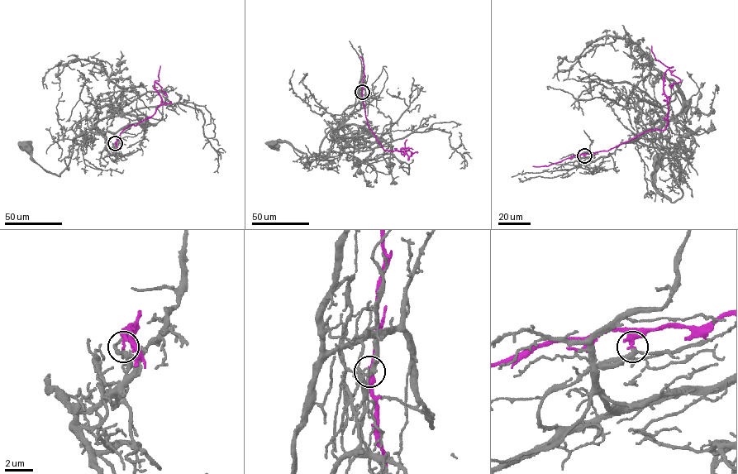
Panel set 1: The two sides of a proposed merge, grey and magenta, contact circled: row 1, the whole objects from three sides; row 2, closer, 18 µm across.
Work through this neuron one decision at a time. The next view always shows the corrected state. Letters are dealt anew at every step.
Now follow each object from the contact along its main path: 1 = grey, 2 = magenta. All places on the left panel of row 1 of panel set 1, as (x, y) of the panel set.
1: (115, 143), (111, 148), (101, 135), (92, 132), (75, 137), (70, 161), (59, 176), (40, 166), (25, 146)
2: (115, 143), (128, 126), (150, 117), (160, 103), (154, 86), (154, 82), (159, 80), (160, 65)

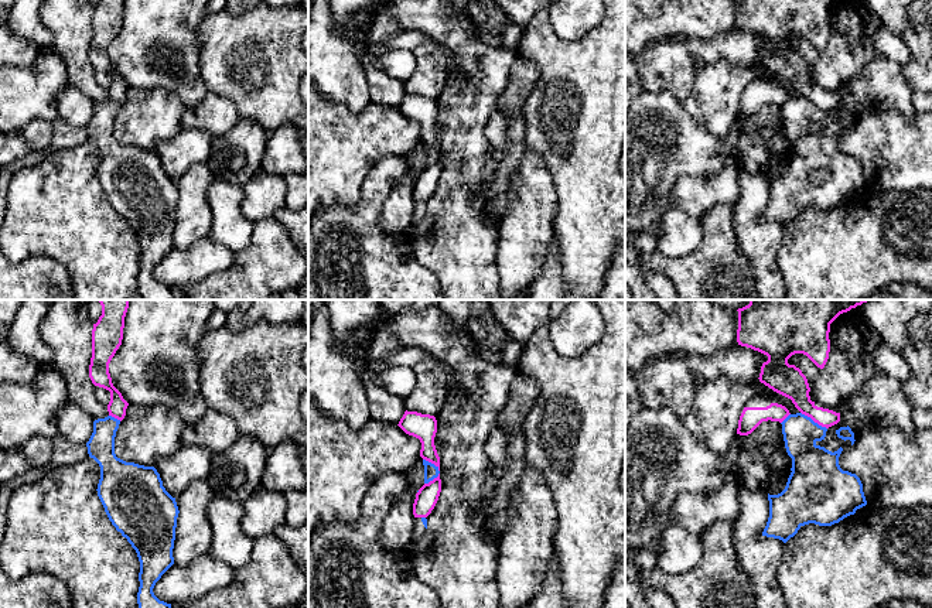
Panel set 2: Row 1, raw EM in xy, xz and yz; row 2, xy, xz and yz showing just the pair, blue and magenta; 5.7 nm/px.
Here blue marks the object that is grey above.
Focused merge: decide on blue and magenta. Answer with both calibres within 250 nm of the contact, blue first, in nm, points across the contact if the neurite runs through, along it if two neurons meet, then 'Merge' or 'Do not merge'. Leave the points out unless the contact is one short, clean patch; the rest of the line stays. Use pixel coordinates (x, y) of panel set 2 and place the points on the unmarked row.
Thickness 80 nm (blue) against 140 nm. Boundary: xz (423, 142), (430, 144), (439, 154), (427, 167). Do not merge

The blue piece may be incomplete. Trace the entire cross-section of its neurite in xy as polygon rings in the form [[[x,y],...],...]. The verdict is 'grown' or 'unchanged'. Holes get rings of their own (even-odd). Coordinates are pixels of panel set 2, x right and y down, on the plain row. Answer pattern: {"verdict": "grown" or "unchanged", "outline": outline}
{"verdict": "unchanged", "outline": [[[112,99],[95,103],[93,116],[86,126],[89,140],[100,150],[98,180],[112,208],[137,236],[140,245],[137,287],[141,300],[175,300],[171,287],[160,284],[154,279],[153,271],[174,247],[173,232],[180,194],[175,181],[165,174],[154,150],[126,146],[116,140],[115,120],[119,107],[120,103]]]}

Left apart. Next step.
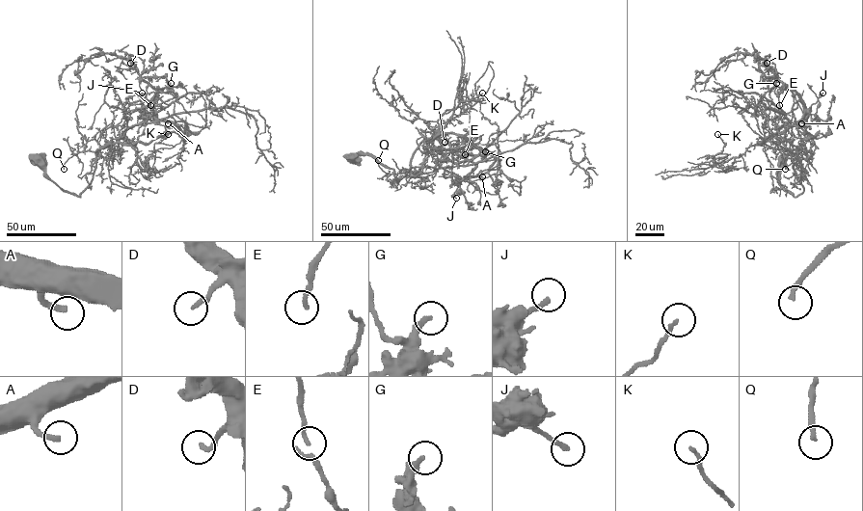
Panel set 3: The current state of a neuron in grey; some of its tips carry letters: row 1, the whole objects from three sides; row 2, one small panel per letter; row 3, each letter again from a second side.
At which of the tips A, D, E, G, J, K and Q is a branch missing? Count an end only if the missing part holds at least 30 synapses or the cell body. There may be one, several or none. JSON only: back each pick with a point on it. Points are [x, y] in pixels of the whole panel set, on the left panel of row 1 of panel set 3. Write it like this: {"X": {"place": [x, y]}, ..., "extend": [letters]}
{"A": {"place": [168, 123]}, "Q": {"place": [64, 169]}, "extend": ["A", "Q"]}

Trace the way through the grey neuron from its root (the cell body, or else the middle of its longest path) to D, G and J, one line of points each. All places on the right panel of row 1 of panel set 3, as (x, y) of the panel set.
D: (781, 160), (780, 183), (799, 195), (803, 186), (792, 154), (758, 144), (784, 132), (805, 110), (767, 63)
G: (781, 160), (780, 183), (799, 195), (792, 154), (758, 144), (805, 110), (795, 92), (777, 94), (776, 83)
J: (781, 160), (780, 183), (795, 197), (799, 195), (803, 186), (792, 154), (758, 142), (784, 132), (822, 93)

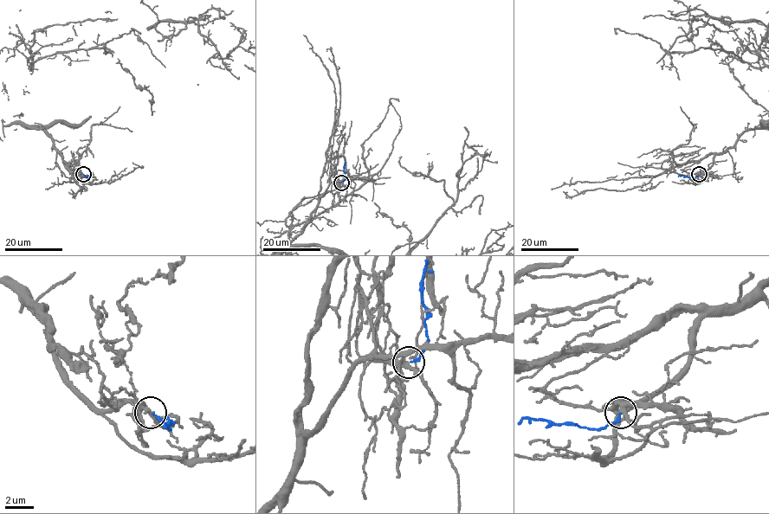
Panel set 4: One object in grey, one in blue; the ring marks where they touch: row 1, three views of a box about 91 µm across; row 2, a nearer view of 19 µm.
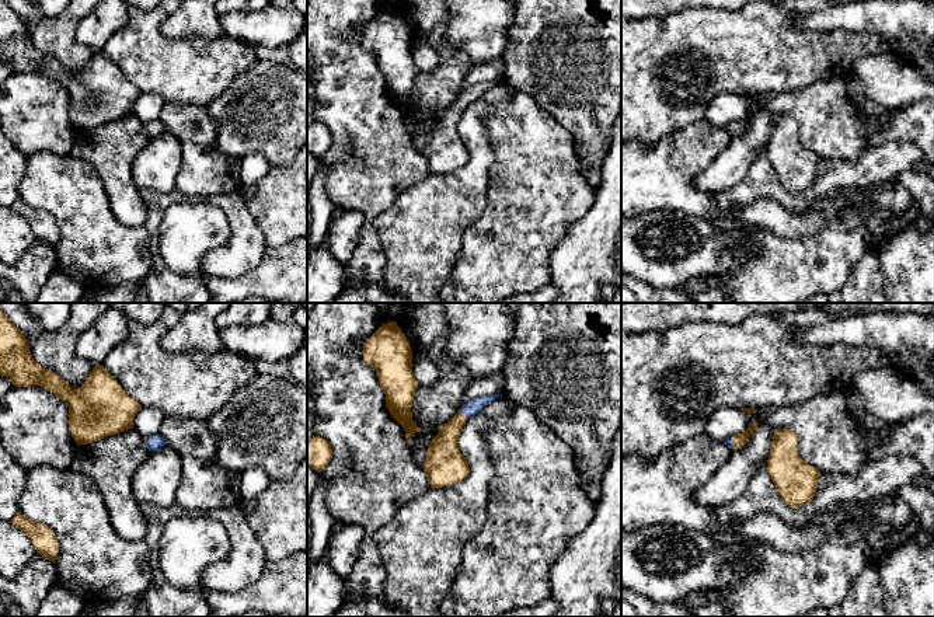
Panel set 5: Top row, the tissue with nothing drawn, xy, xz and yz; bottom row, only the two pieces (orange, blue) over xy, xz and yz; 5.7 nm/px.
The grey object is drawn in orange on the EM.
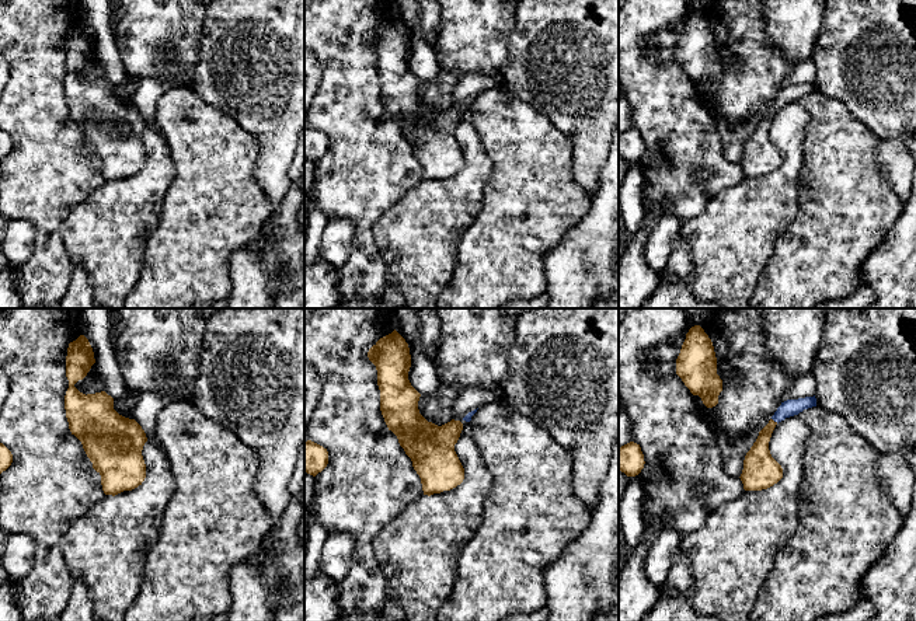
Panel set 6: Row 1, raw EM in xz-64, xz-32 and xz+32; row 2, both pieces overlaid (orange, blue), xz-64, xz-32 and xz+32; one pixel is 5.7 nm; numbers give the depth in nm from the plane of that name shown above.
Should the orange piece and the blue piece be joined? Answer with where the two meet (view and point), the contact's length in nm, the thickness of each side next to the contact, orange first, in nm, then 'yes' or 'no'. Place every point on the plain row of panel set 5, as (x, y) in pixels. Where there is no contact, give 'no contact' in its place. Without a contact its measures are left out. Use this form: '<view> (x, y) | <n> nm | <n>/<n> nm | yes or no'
xz (462, 100) | 80 nm | 180/90 nm | yes

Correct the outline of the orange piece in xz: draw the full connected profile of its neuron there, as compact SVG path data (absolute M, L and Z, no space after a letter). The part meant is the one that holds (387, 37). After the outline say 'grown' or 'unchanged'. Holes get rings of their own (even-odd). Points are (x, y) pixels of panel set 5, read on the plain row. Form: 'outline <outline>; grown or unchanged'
outline M395 7L383 10L365 29L363 46L374 56L377 66L386 80L386 93L391 102L404 114L405 125L410 128L415 118L421 118L412 107L412 87L418 67L412 59L412 36L405 20Z; unchanged

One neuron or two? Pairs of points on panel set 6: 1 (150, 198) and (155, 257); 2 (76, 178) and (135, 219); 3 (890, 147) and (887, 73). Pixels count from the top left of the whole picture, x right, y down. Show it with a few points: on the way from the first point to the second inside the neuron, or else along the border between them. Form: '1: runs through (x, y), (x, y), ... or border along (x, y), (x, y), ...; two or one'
1: border along (164, 201), (160, 222), (146, 243), (145, 264); two
2: border along (105, 181), (69, 212); two
3: border along (880, 136), (894, 139), (901, 145); two

